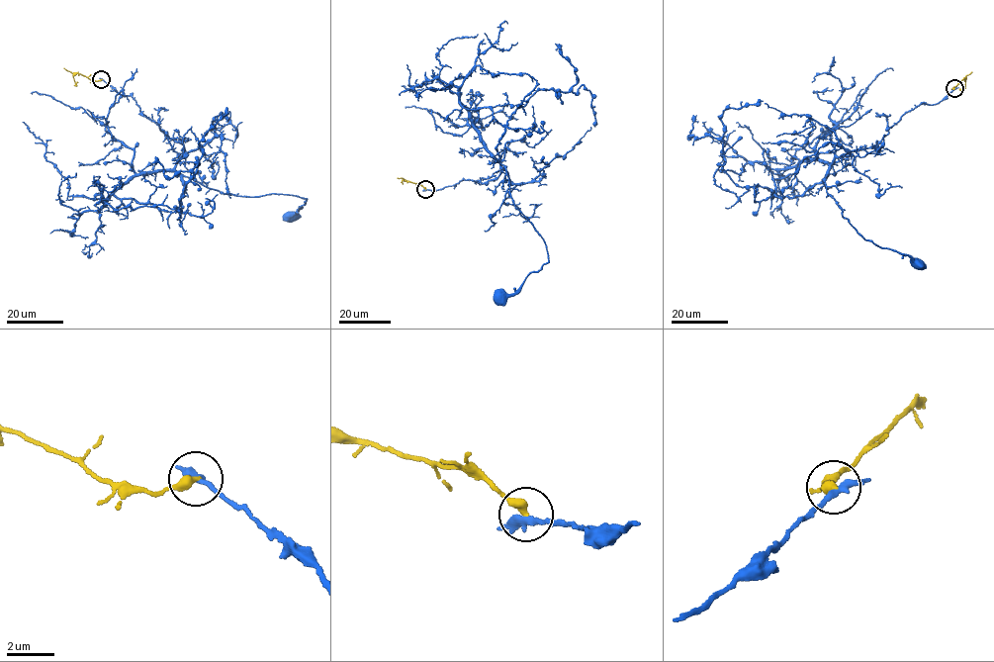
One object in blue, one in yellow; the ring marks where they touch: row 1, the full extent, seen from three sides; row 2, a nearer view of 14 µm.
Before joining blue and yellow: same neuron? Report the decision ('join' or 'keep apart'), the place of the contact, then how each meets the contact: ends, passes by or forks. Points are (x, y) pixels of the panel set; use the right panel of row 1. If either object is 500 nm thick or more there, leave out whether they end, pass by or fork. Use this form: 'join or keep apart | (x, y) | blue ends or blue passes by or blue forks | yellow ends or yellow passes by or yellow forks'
keep apart | (954, 88) | blue passes by | yellow ends

